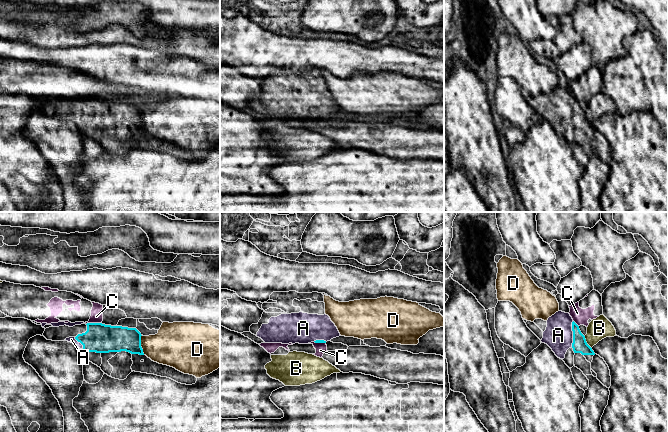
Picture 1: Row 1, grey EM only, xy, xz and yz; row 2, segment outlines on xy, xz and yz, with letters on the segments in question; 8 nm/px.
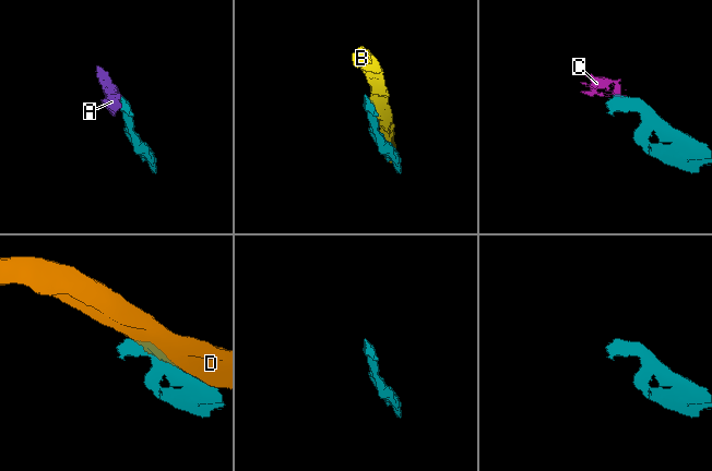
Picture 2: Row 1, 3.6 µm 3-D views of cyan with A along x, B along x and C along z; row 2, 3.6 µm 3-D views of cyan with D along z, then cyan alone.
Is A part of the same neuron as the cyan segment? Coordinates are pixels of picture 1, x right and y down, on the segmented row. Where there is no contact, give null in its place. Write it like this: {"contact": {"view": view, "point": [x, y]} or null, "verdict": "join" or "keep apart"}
{"contact": {"view": "yz", "point": [573, 334]}, "verdict": "join"}

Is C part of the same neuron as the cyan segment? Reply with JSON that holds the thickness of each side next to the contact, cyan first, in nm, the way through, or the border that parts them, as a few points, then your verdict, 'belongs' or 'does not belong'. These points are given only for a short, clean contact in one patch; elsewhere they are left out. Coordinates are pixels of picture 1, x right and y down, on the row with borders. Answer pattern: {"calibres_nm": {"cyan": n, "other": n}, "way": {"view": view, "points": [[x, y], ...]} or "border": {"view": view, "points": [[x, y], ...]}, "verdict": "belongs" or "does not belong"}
{"calibres_nm": {"cyan": 240, "other": 100}, "border": {"view": "xy", "points": [[101, 322], [88, 322], [86, 324]]}, "verdict": "does not belong"}

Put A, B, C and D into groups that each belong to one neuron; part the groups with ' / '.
A / B / C / D

